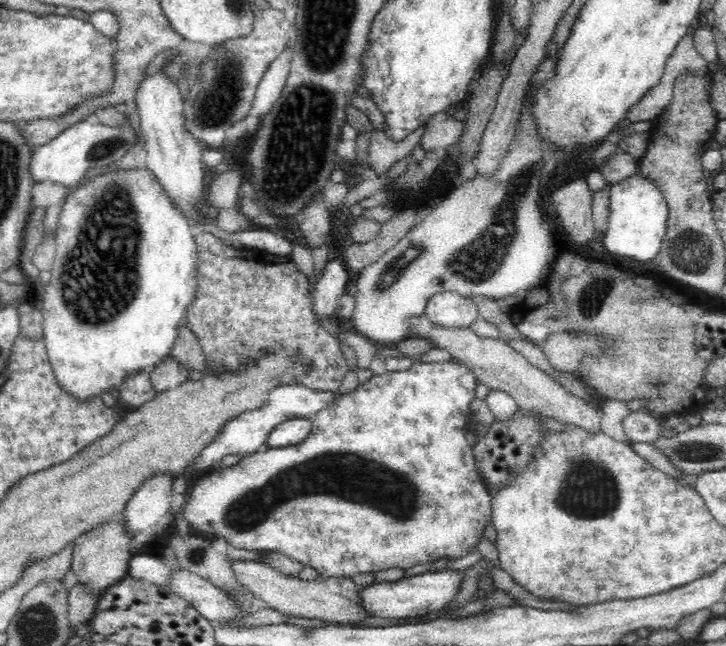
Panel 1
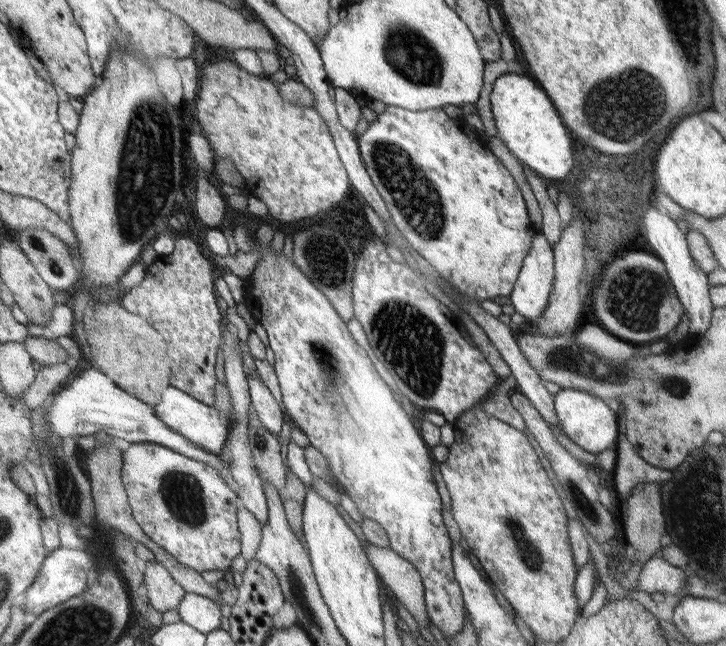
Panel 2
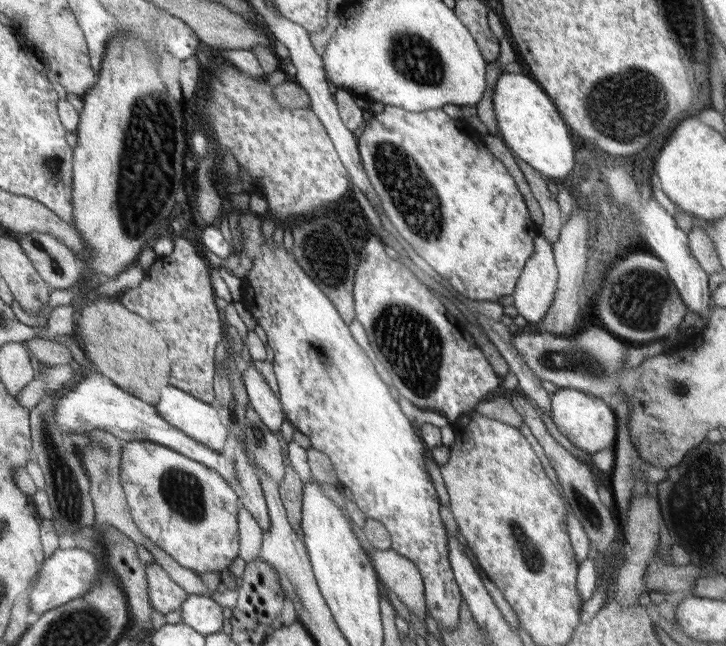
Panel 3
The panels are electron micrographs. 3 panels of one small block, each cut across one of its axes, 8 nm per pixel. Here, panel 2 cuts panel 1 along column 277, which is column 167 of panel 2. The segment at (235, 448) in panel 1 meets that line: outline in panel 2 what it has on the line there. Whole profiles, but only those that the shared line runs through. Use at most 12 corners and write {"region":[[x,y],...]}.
{"region":[[171,384],[153,407],[189,442],[219,455],[227,428],[213,406]]}

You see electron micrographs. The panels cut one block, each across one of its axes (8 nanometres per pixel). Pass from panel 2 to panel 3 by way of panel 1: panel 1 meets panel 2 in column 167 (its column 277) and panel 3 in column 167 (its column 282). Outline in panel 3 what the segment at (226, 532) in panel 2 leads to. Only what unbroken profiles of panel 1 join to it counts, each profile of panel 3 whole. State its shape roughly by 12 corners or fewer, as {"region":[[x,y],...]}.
{"region":[[131,441],[135,526],[179,566],[237,556],[237,496],[169,447]]}

